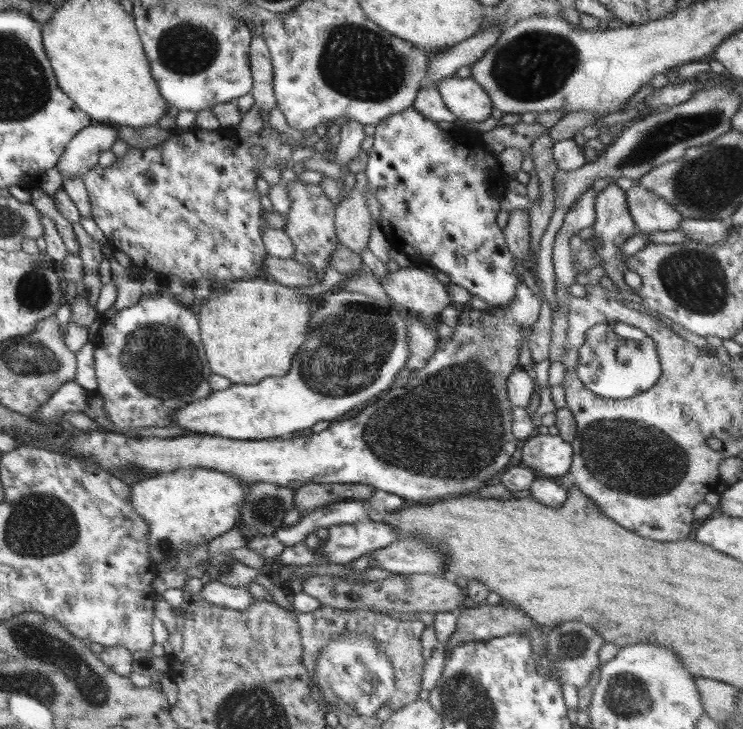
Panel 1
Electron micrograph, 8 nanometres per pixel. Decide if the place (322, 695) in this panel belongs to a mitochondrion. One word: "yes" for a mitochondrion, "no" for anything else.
no

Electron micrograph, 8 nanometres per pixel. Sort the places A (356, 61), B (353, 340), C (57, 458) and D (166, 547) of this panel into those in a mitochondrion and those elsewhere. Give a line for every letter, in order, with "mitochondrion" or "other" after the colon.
A: mitochondrion
B: mitochondrion
C: other
D: mitochondrion

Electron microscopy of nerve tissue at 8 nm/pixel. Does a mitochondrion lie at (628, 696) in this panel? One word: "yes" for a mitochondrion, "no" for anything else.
yes

